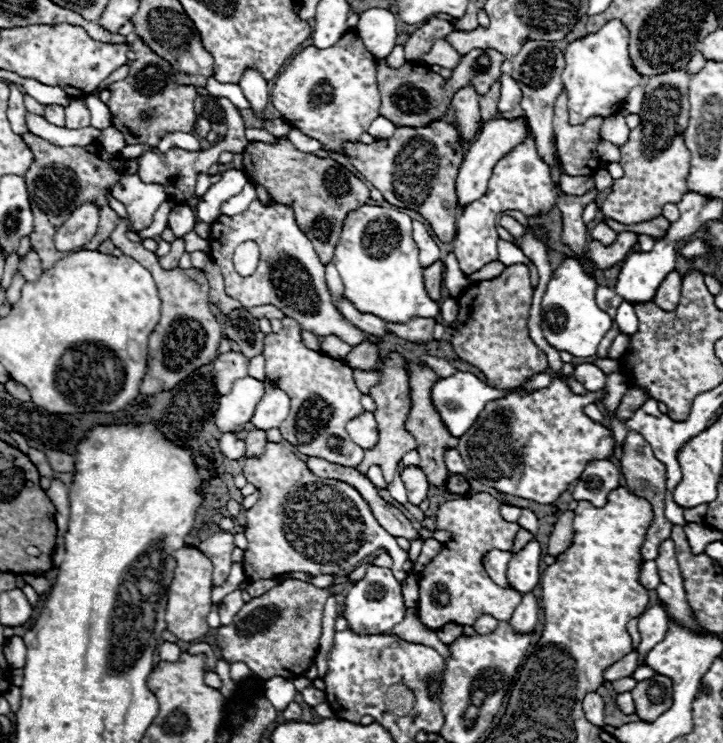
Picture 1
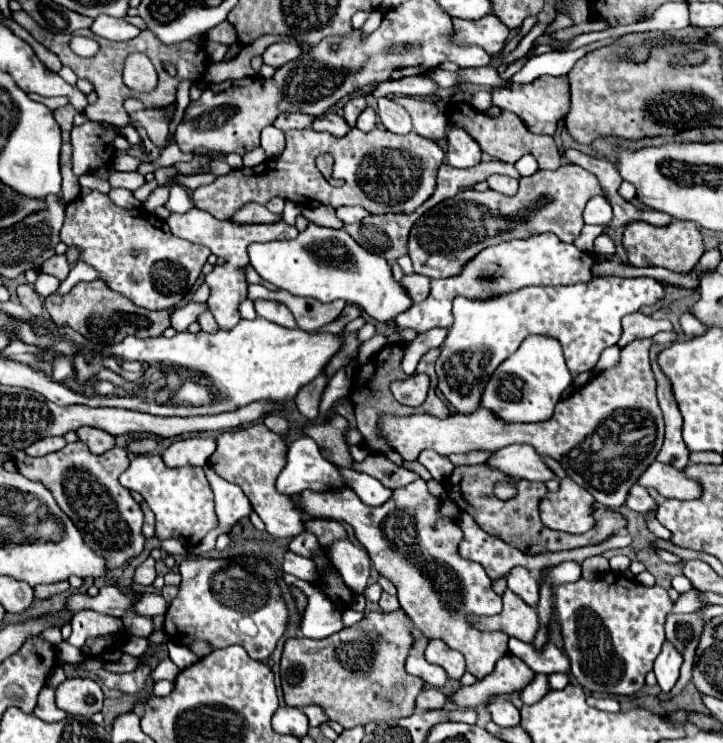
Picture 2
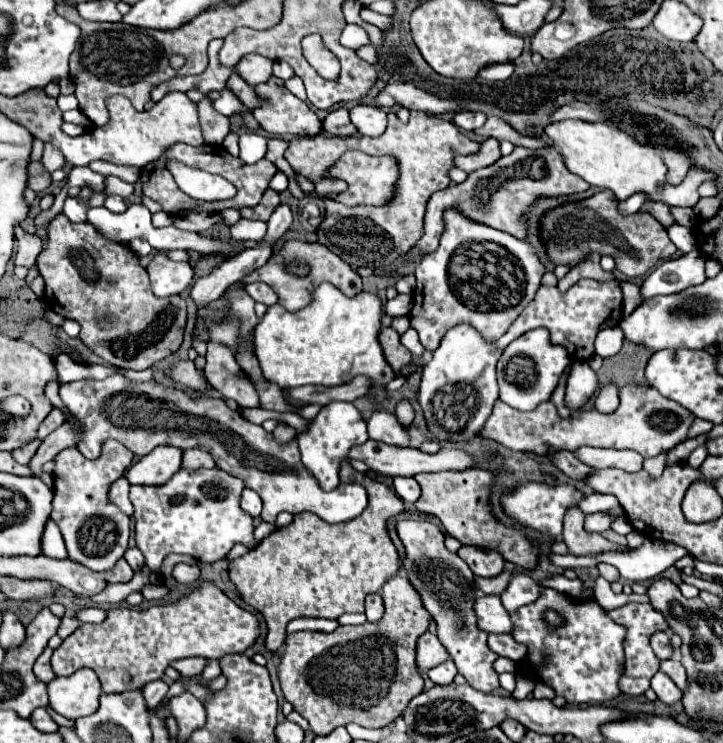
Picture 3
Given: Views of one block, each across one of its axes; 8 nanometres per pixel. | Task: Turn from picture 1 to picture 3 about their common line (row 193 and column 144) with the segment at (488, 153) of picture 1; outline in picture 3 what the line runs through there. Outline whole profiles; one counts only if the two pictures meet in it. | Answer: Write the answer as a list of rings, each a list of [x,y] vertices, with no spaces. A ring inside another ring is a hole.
[[[158,446],[136,464],[130,466],[126,478],[130,484],[160,486],[166,484],[174,472],[180,470],[182,450],[174,446]]]

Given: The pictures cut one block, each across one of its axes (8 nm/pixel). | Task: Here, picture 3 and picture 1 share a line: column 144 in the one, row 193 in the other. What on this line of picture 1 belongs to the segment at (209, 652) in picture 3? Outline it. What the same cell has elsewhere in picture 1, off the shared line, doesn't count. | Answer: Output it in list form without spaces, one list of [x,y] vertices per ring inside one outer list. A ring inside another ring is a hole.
[[[674,70],[674,72],[666,72],[666,74],[648,78],[646,94],[654,94],[654,96],[644,98],[644,106],[640,112],[642,124],[640,124],[640,128],[634,128],[630,132],[628,144],[624,144],[620,148],[620,166],[624,168],[624,176],[620,180],[614,180],[612,192],[602,202],[600,210],[604,216],[618,220],[622,224],[638,224],[644,220],[652,220],[662,214],[664,204],[680,202],[682,194],[688,190],[686,176],[688,176],[688,168],[690,168],[690,152],[688,152],[688,148],[684,144],[684,136],[682,136],[688,126],[688,118],[690,118],[688,82],[690,82],[690,74],[686,74],[684,70]]]

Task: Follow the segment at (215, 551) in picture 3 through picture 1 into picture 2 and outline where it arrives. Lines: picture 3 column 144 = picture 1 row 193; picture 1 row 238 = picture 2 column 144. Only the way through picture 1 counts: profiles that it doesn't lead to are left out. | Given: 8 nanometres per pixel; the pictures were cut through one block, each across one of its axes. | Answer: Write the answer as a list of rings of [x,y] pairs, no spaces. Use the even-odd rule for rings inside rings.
[[[140,454],[130,462],[128,470],[120,476],[120,484],[144,496],[146,504],[156,516],[156,536],[160,540],[176,538],[186,548],[194,548],[218,524],[214,512],[214,496],[202,468],[194,466],[166,468],[160,454]]]

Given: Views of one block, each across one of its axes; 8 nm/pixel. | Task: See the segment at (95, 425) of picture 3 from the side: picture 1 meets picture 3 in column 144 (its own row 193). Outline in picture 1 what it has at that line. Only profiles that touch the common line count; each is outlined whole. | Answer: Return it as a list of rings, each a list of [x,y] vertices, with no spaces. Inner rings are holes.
[[[434,122],[426,128],[398,126],[396,134],[374,144],[346,144],[356,170],[384,194],[384,200],[398,208],[410,208],[422,214],[442,242],[456,236],[458,202],[454,182],[466,154],[456,128],[448,122]]]

